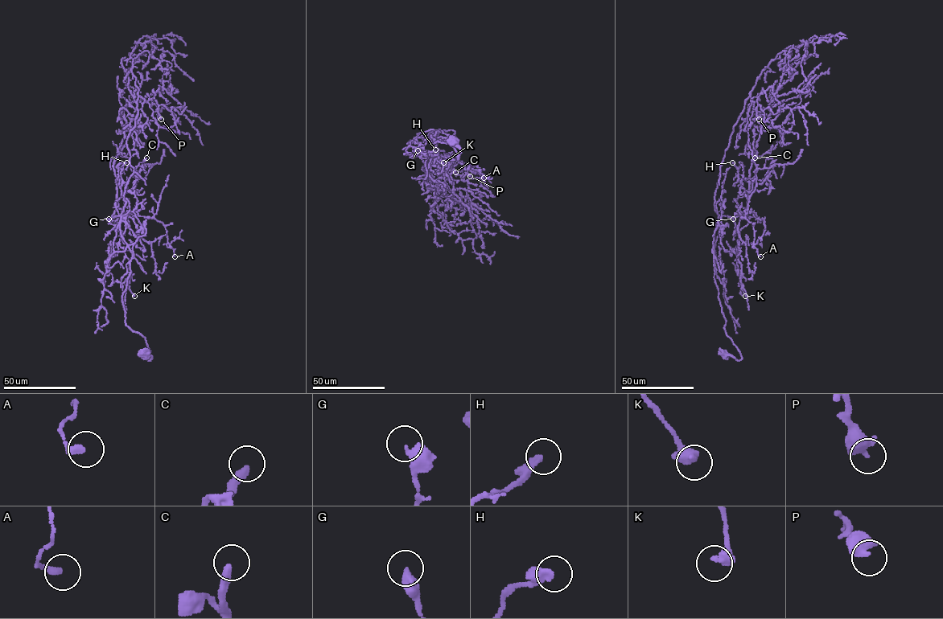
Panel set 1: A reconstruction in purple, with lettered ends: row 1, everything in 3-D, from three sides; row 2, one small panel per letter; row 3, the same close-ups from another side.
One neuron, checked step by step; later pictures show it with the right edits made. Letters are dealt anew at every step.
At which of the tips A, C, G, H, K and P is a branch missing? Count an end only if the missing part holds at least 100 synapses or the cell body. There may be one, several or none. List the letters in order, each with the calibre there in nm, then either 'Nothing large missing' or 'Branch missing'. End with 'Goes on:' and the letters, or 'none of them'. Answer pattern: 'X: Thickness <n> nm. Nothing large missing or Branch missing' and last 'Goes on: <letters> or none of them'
A: Thickness 280 nm. Nothing large missing
C: Thickness 320 nm. Branch missing
G: Thickness 360 nm. Nothing large missing
H: Thickness 240 nm. Nothing large missing
K: Thickness 550 nm. Nothing large missing
P: Thickness 480 nm. Nothing large missing
Goes on: C

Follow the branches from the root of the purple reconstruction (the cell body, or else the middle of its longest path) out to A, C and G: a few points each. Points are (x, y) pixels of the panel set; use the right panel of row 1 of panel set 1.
A: (722, 353), (742, 358), (726, 334), (714, 278), (721, 216), (746, 208), (740, 216), (752, 223), (760, 256)
C: (722, 353), (742, 358), (724, 328), (712, 243), (720, 216), (740, 216), (746, 208), (756, 170), (755, 157)
G: (722, 353), (742, 358), (724, 328), (712, 252), (721, 216), (743, 215), (748, 223), (739, 230), (733, 219)

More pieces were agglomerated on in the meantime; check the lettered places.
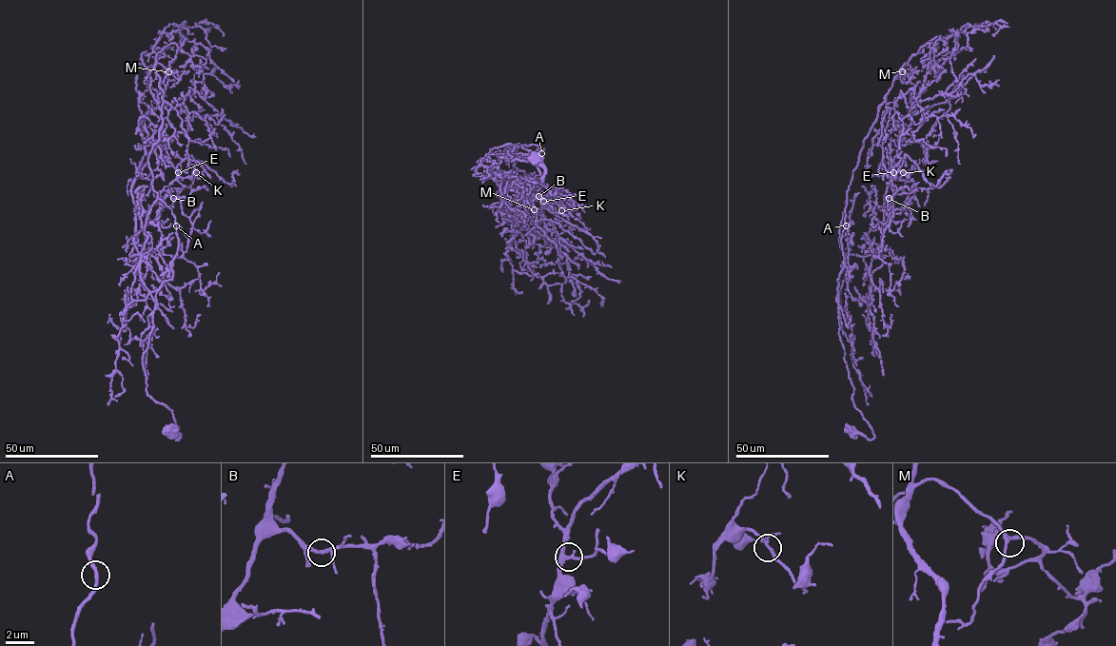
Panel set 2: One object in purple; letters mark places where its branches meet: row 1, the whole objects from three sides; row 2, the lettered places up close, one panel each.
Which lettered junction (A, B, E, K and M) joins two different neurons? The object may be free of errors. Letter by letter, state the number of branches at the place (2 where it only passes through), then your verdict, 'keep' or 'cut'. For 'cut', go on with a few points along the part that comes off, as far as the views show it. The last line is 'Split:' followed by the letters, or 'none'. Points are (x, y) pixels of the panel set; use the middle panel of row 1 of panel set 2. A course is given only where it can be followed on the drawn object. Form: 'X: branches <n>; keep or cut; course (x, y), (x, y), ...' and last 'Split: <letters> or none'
A: branches 2; keep
B: branches 3; keep
E: branches 3; keep
K: branches 3; keep
M: branches 3; keep
Split: none

